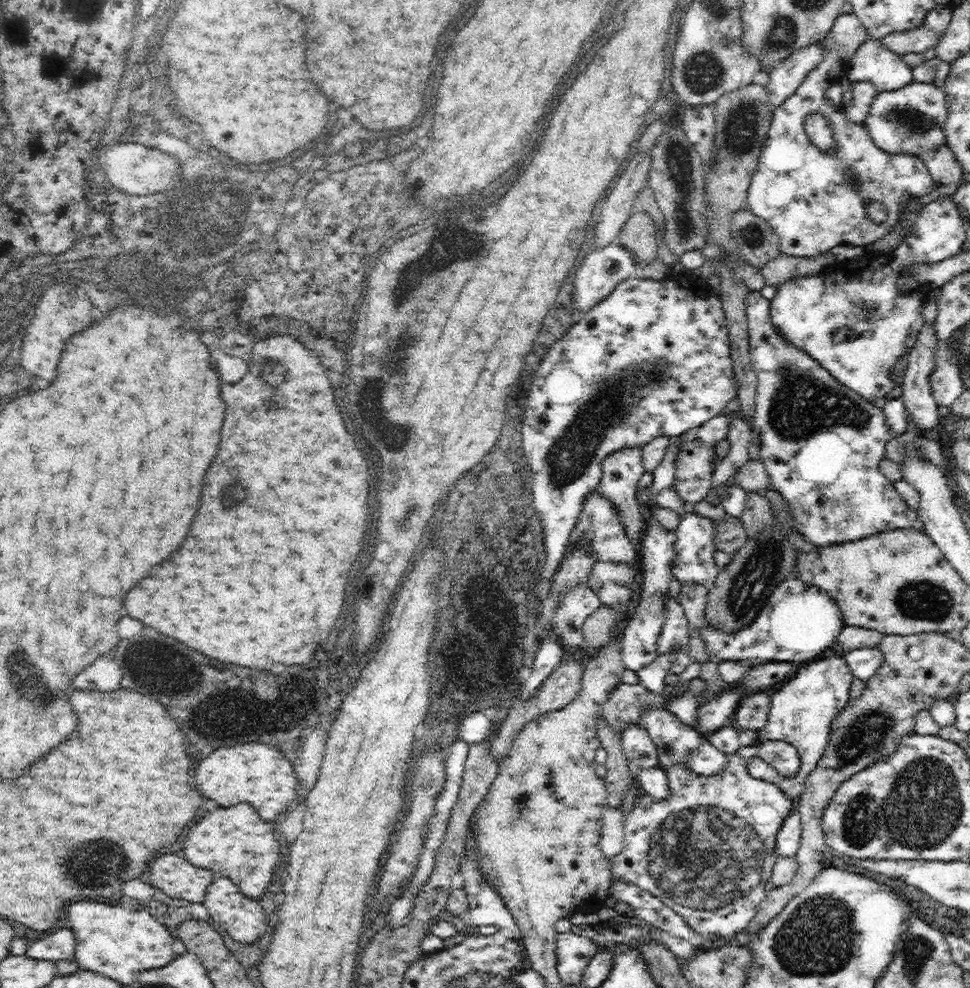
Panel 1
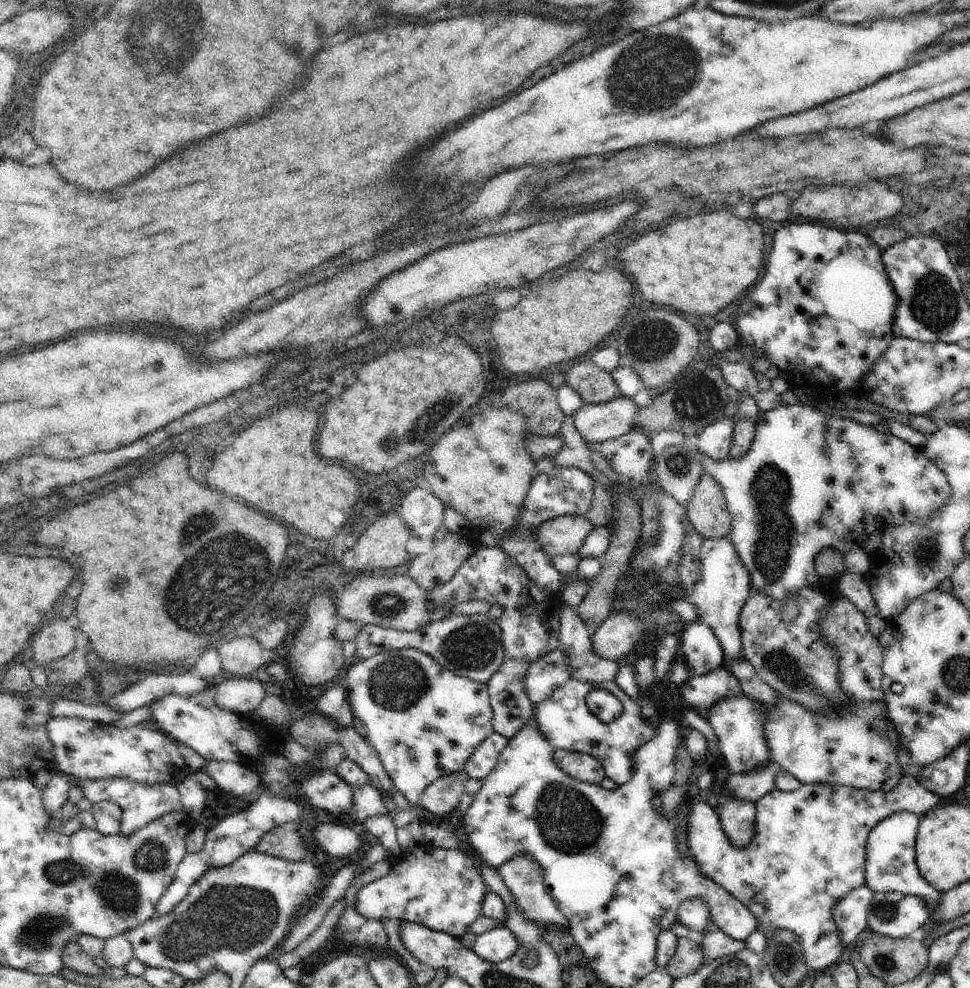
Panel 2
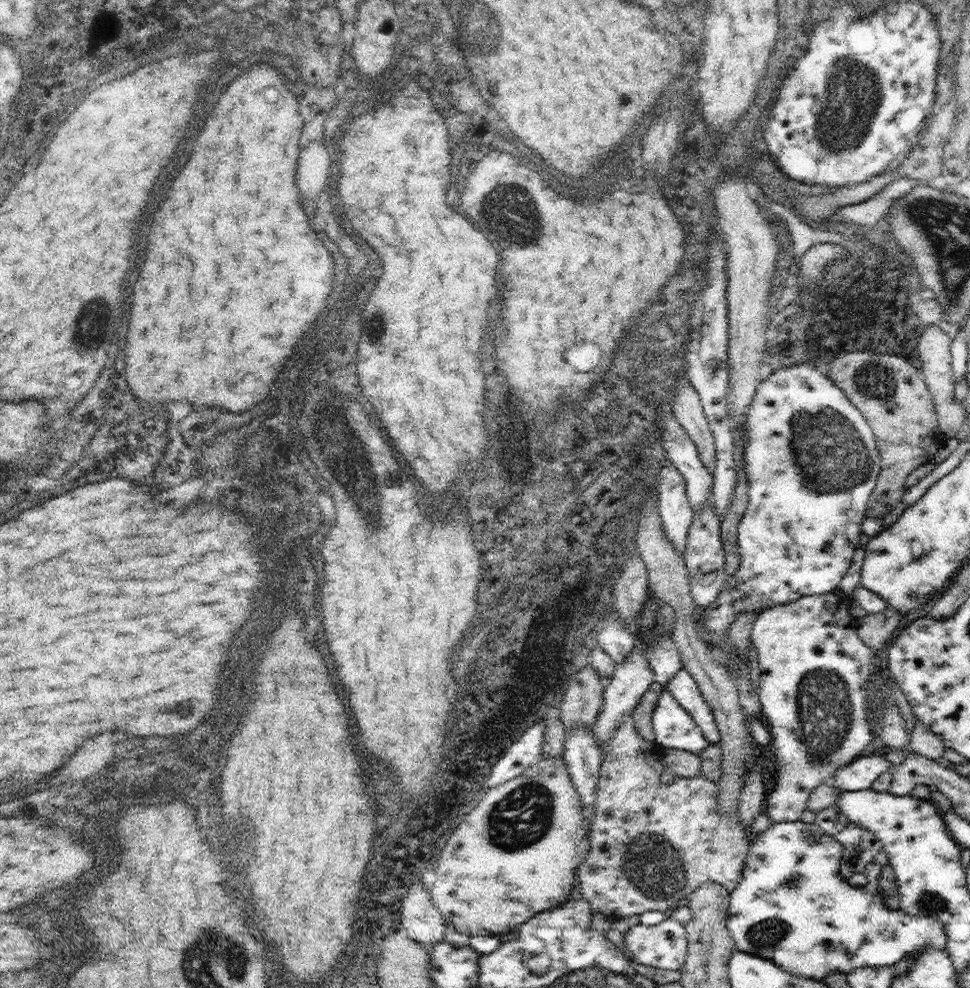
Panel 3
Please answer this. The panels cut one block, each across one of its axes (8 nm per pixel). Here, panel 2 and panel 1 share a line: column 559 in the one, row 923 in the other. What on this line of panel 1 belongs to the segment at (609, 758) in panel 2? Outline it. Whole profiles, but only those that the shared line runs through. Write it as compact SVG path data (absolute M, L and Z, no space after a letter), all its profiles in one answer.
M760 740L758 746L740 746L738 752L728 754L728 756L726 756L728 762L726 762L726 766L722 768L722 772L712 774L712 776L708 776L708 778L702 778L702 776L698 776L698 774L692 774L692 772L690 772L686 766L682 766L682 764L676 764L676 766L666 768L666 776L668 776L668 782L670 782L670 794L668 794L666 798L662 798L662 800L654 800L650 794L642 794L642 796L634 802L632 812L628 814L626 824L624 824L624 850L622 850L616 858L610 860L610 870L612 870L612 880L614 880L614 882L634 884L634 886L638 886L638 888L650 892L652 896L660 898L666 906L674 908L674 910L678 912L678 916L682 916L684 922L686 922L696 934L702 936L702 940L706 940L706 942L712 944L712 946L708 946L708 950L710 950L710 948L720 950L720 948L722 948L722 942L730 942L738 932L746 930L746 928L750 926L750 922L754 920L754 916L756 916L754 912L758 910L758 904L764 900L764 894L766 894L766 890L770 888L770 876L772 876L772 870L774 870L774 866L776 866L776 856L778 856L778 852L776 852L778 834L780 834L784 822L788 820L788 816L796 810L794 798L790 798L788 794L784 794L784 792L780 790L780 786L776 786L776 784L772 784L772 782L756 780L756 778L752 778L752 776L748 774L746 764L748 764L750 758L754 758L754 756L766 760L768 764L774 764L776 770L782 770L782 768L790 768L790 770L792 770L792 768L796 768L798 762L800 762L800 754L798 754L798 750L796 750L790 742L784 742L784 740Z

